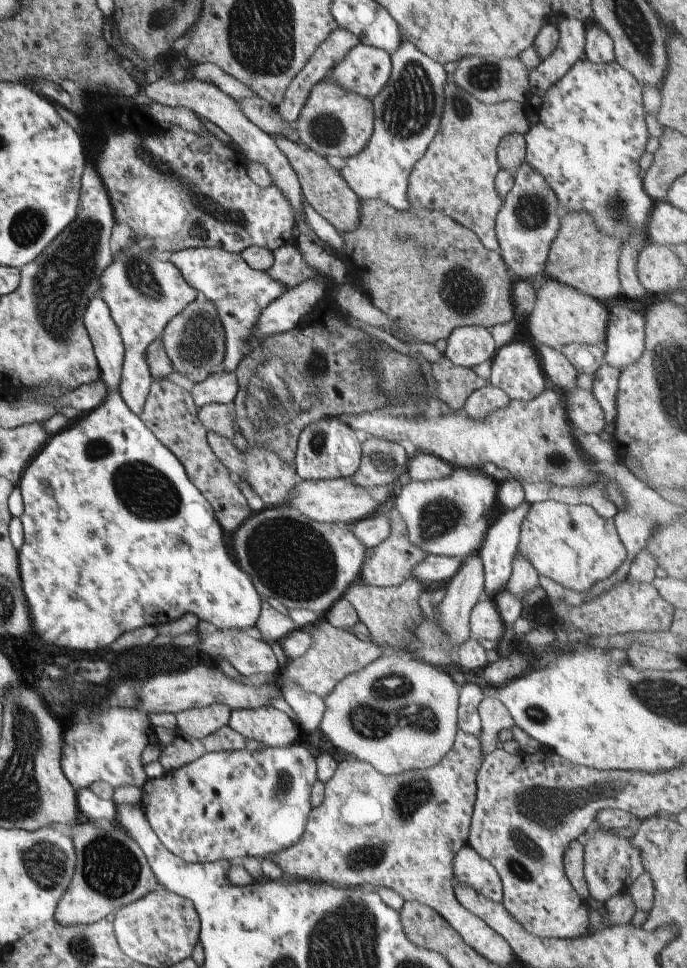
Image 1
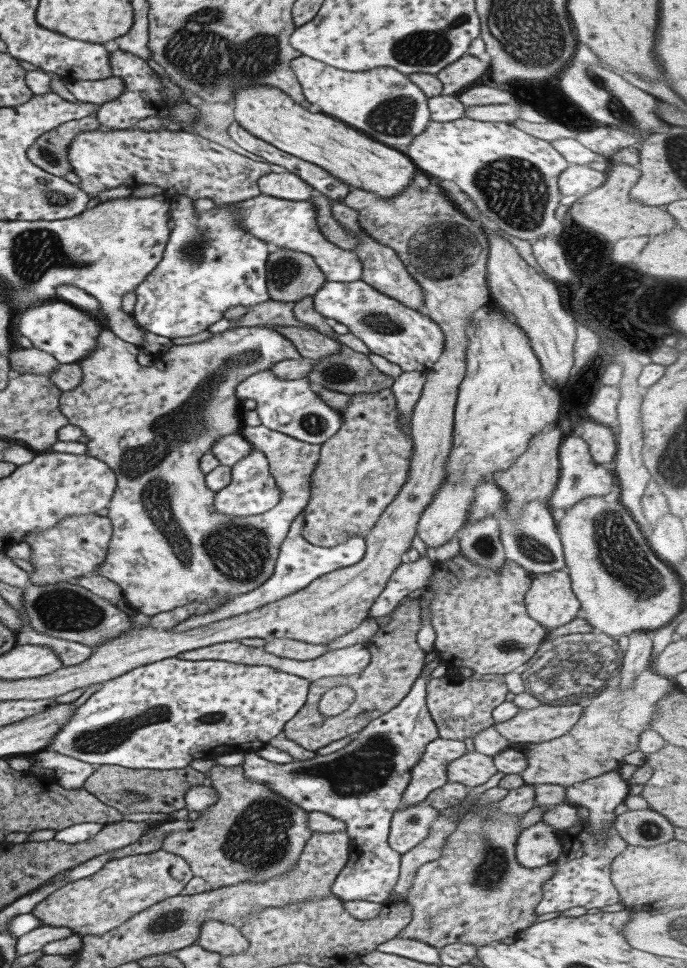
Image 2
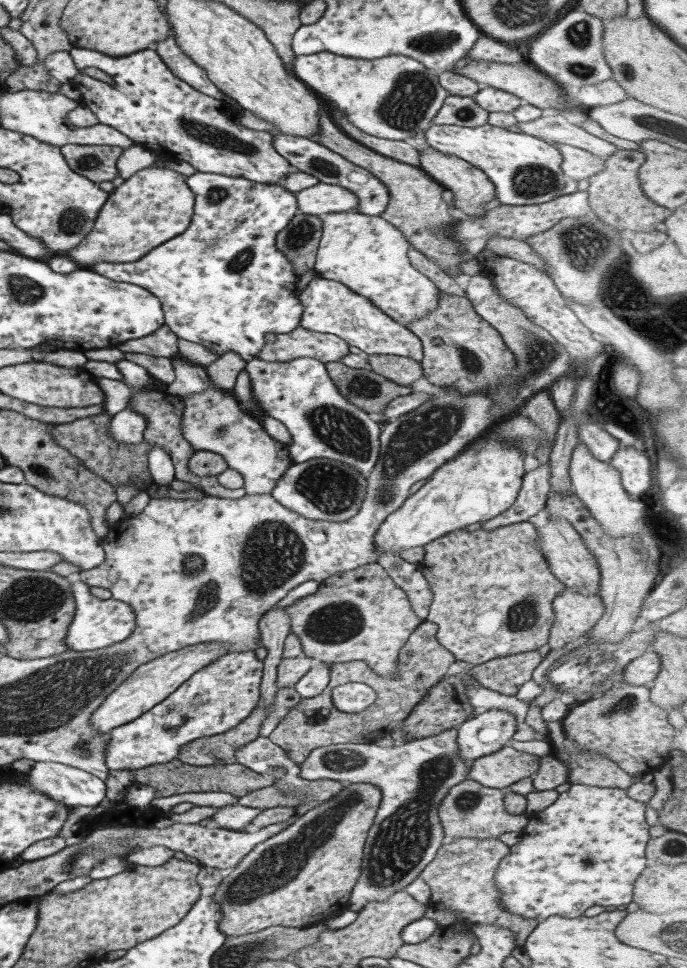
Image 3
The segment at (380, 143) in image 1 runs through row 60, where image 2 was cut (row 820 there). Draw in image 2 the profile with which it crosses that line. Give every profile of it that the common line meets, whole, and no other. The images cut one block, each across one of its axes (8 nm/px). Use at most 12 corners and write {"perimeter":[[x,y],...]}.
{"perimeter":[[424,802],[398,807],[388,845],[400,855],[429,835],[438,813]]}

